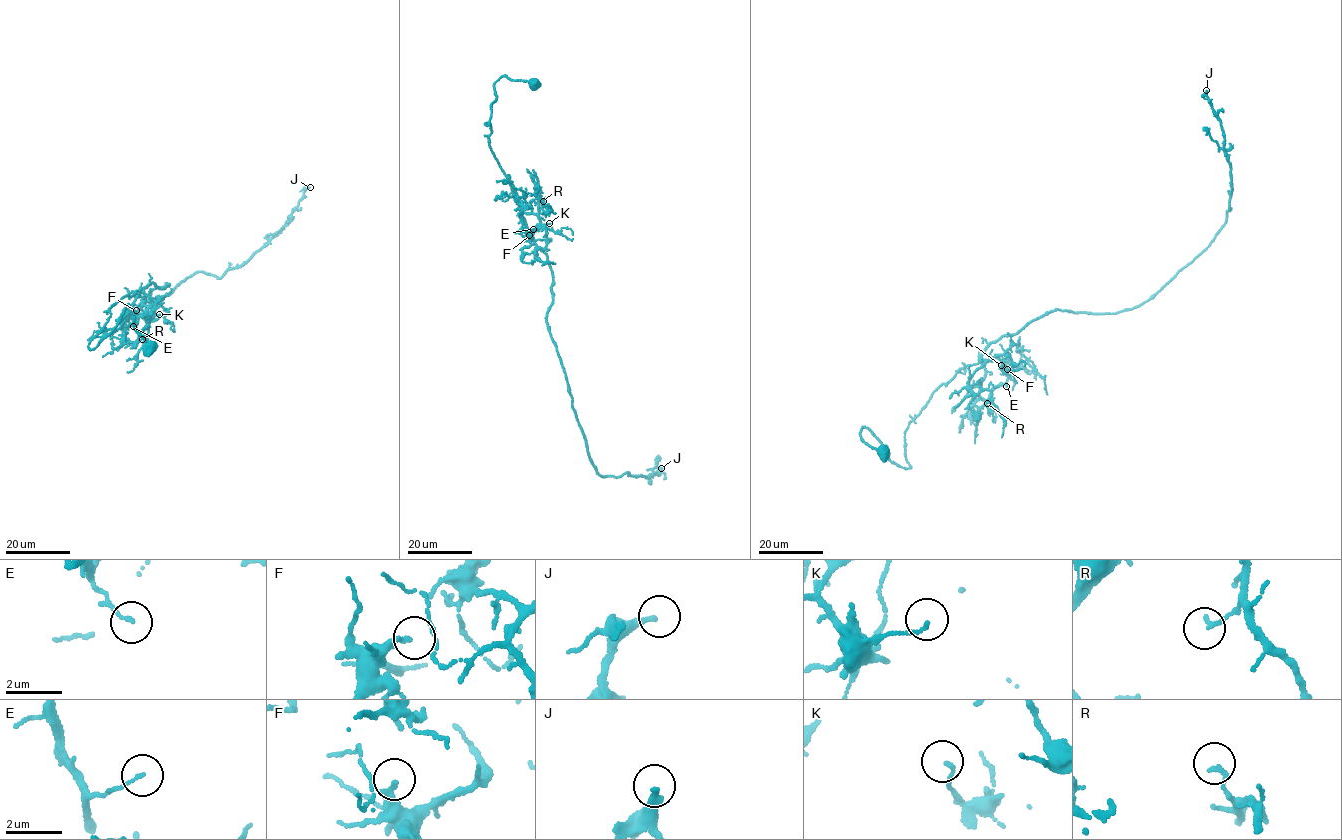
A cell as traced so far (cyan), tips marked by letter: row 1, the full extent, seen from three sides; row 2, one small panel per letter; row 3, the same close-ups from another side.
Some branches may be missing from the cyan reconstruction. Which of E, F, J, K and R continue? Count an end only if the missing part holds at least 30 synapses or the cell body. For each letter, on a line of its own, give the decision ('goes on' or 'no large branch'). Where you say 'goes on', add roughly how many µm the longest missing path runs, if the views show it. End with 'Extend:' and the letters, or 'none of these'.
E: no large branch
F: no large branch
J: goes on; missing 20 µm
K: no large branch
R: no large branch
Extend: J

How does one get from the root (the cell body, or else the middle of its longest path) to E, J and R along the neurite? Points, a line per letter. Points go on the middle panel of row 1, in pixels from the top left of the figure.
E: (553, 293), (550, 267), (545, 253), (530, 238), (519, 216), (519, 203), (524, 227), (533, 229)
J: (553, 293), (547, 329), (599, 474), (618, 477), (627, 473), (647, 478), (658, 475), (661, 468)
R: (553, 293), (553, 278), (545, 253), (530, 238), (522, 215), (538, 212), (538, 188), (543, 201)

